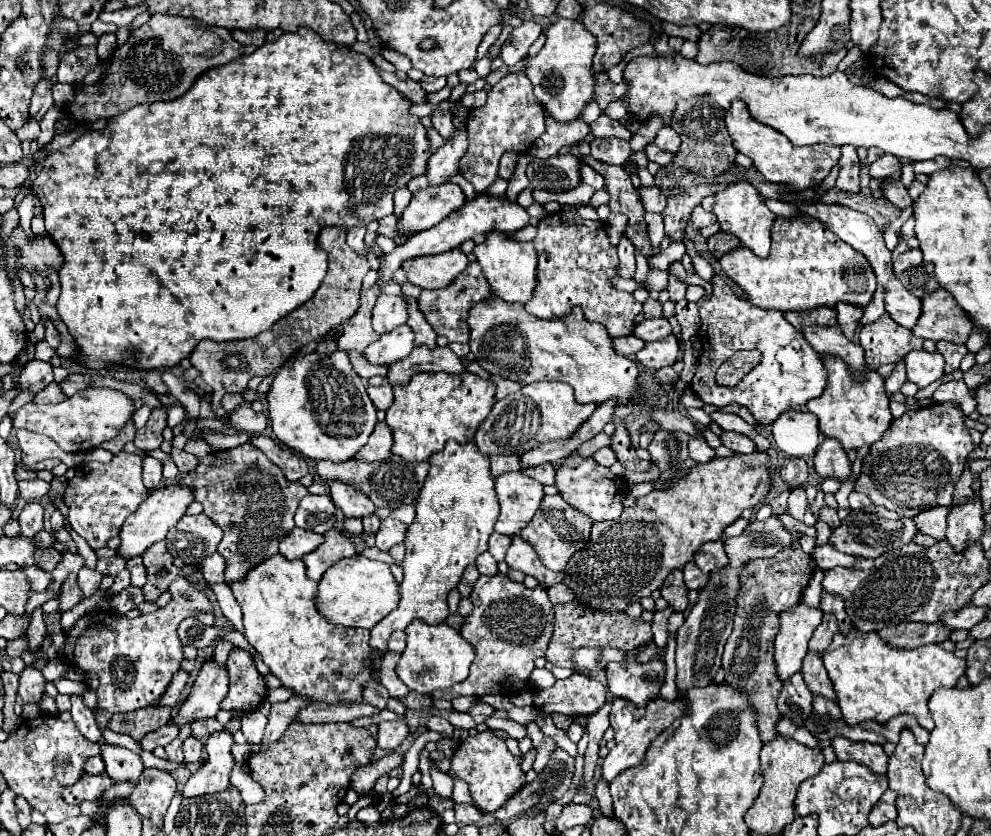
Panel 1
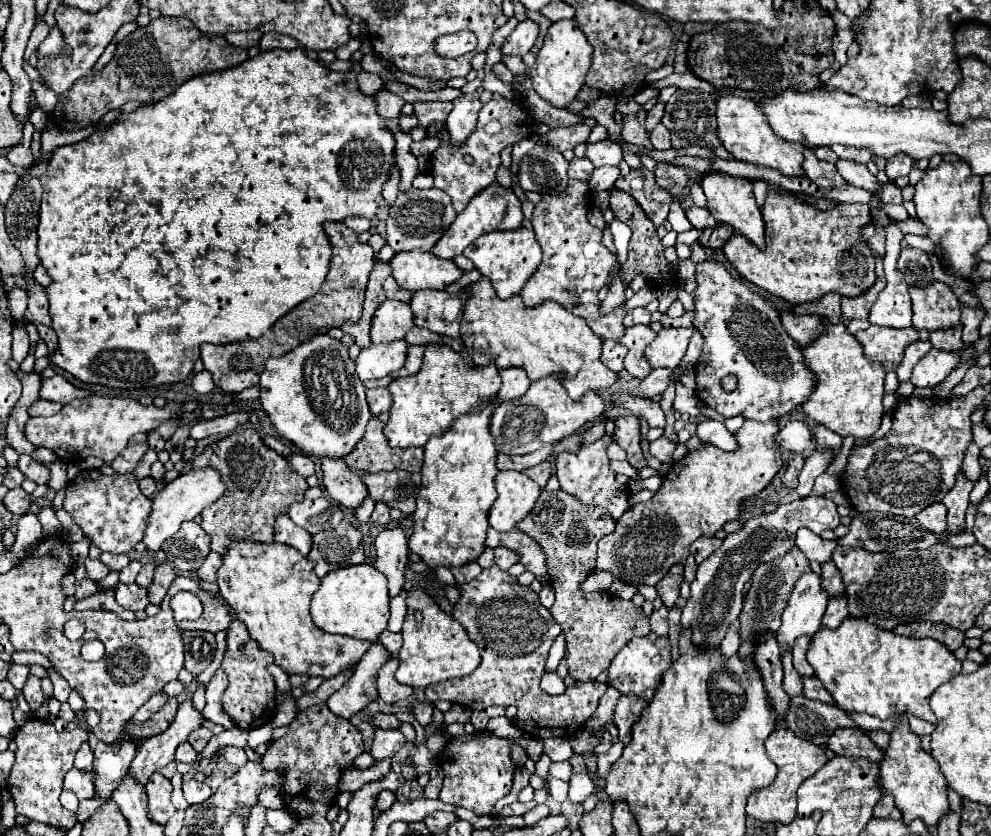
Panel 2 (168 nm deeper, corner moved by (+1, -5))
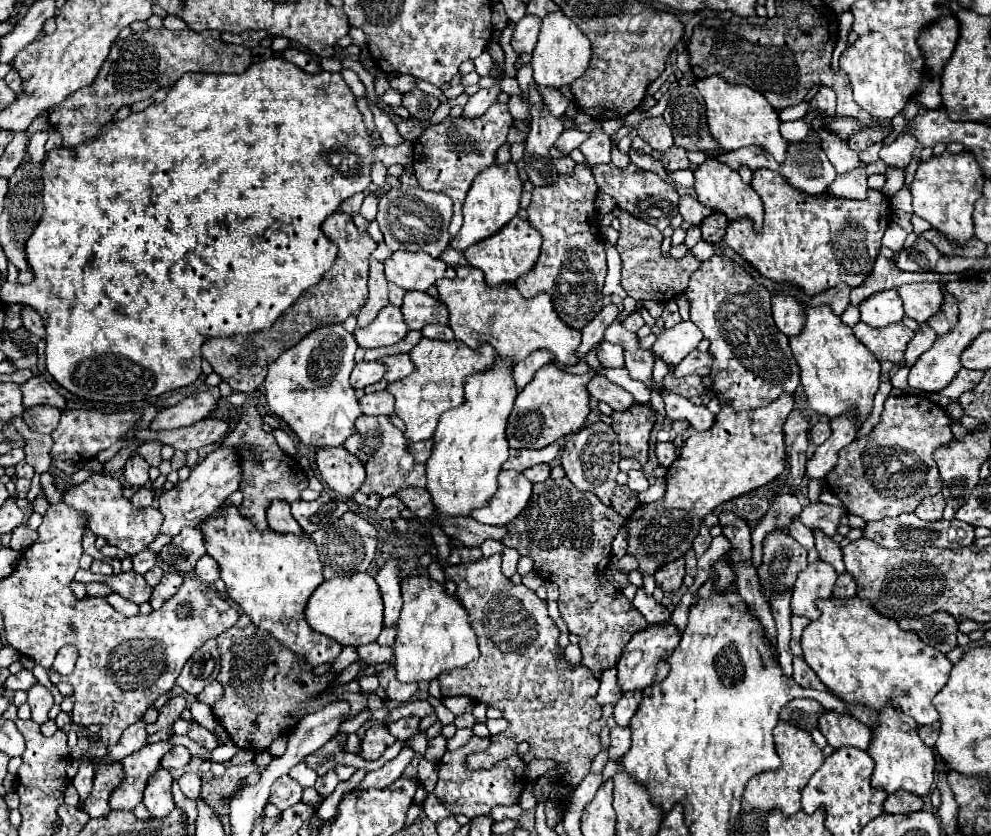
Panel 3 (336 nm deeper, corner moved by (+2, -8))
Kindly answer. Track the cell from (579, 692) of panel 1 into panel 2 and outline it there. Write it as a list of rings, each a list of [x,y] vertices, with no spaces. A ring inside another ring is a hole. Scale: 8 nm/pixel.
[[[497,566],[483,570],[477,578],[457,588],[461,596],[453,606],[453,618],[465,626],[469,638],[479,646],[481,664],[467,678],[455,678],[455,682],[443,682],[443,686],[427,686],[427,700],[449,700],[453,704],[469,706],[471,710],[485,710],[491,704],[513,704],[517,706],[517,714],[511,720],[513,726],[541,740],[571,738],[581,730],[597,710],[607,684],[597,680],[575,682],[561,696],[551,696],[541,690],[539,682],[545,660],[557,634],[561,634],[561,626],[551,618],[551,612],[541,606],[539,596]]]

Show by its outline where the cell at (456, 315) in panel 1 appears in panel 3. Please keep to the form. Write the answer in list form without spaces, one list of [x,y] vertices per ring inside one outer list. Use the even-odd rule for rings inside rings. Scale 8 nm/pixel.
[[[406,291],[402,315],[410,329],[420,331],[426,325],[448,325],[448,309],[440,299],[422,291]]]

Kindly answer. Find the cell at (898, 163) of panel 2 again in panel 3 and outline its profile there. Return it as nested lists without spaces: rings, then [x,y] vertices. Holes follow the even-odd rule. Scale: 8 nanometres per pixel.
[[[896,137],[888,147],[880,149],[880,159],[894,169],[906,169],[908,163],[912,161],[912,151],[914,151],[914,137]]]

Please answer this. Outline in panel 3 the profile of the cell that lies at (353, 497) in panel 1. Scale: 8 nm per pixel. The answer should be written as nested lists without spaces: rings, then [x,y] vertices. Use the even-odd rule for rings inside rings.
[[[344,447],[318,449],[316,465],[320,469],[324,483],[346,499],[352,499],[352,495],[360,491],[364,483],[362,463],[354,455],[350,455]]]

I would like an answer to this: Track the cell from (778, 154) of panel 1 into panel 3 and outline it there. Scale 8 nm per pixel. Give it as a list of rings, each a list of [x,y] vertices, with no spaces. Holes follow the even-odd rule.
[[[706,77],[696,81],[696,89],[702,93],[706,101],[706,115],[708,115],[708,127],[714,139],[720,143],[724,151],[736,151],[746,145],[758,145],[762,147],[770,157],[774,157],[780,165],[784,163],[788,143],[780,137],[778,125],[778,113],[776,109],[754,89],[746,85],[728,85],[722,81],[722,77]]]

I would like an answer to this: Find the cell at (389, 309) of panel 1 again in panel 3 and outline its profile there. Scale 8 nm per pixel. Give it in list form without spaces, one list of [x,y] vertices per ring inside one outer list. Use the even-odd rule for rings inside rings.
[[[388,305],[378,313],[378,317],[366,329],[356,329],[354,337],[360,347],[374,349],[384,345],[394,345],[402,341],[406,333],[408,333],[408,325],[404,321],[400,307]]]

